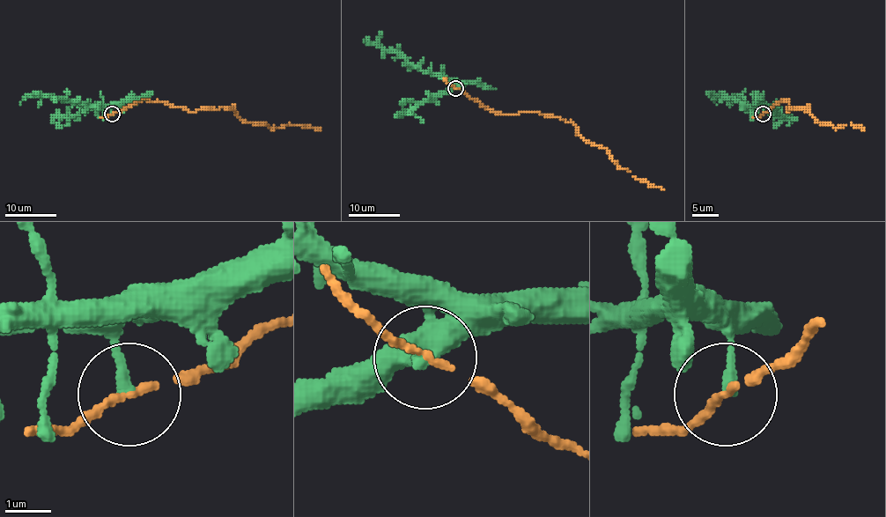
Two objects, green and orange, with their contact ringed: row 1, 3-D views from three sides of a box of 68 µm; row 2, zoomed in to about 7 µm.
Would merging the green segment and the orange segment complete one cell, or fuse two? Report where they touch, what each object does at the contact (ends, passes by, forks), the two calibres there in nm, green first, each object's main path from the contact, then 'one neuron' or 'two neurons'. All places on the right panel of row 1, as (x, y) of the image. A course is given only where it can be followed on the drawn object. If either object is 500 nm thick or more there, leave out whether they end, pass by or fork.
(763, 114) | green ends | orange passes by | 240/130 nm | green via (763, 114), (764, 107), (757, 104), (733, 99), (727, 96), (719, 96), (716, 104) | orange via (763, 114), (786, 99), (790, 102), (786, 112), (796, 107), (807, 110), (821, 124), (865, 129) | two neurons

